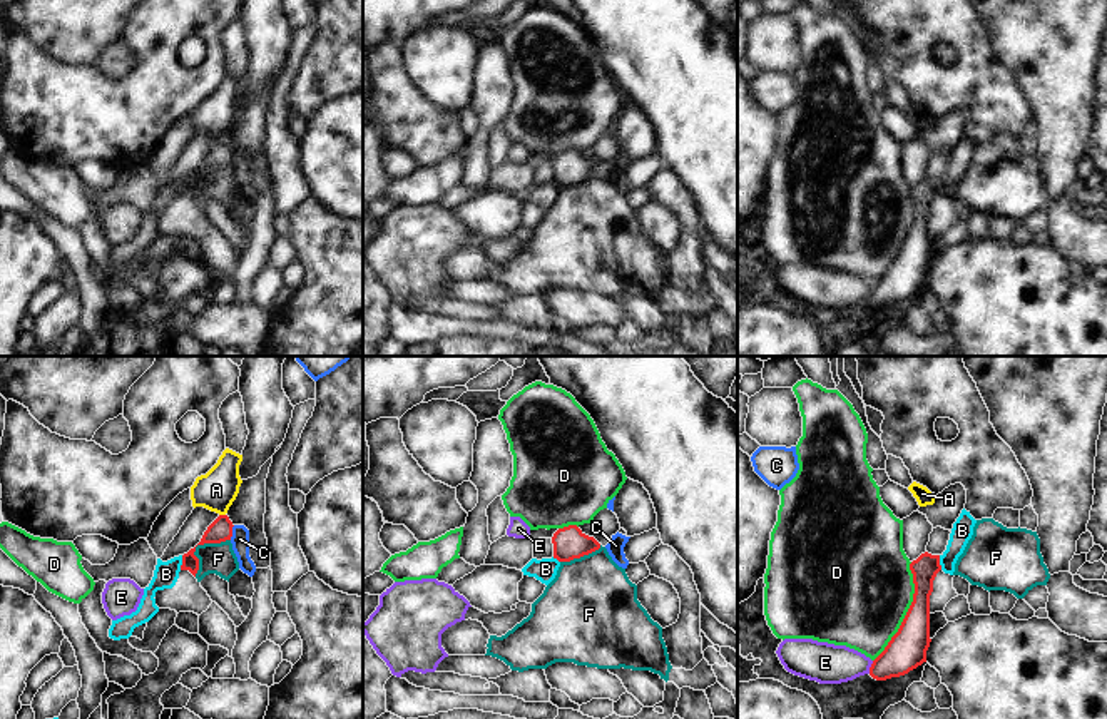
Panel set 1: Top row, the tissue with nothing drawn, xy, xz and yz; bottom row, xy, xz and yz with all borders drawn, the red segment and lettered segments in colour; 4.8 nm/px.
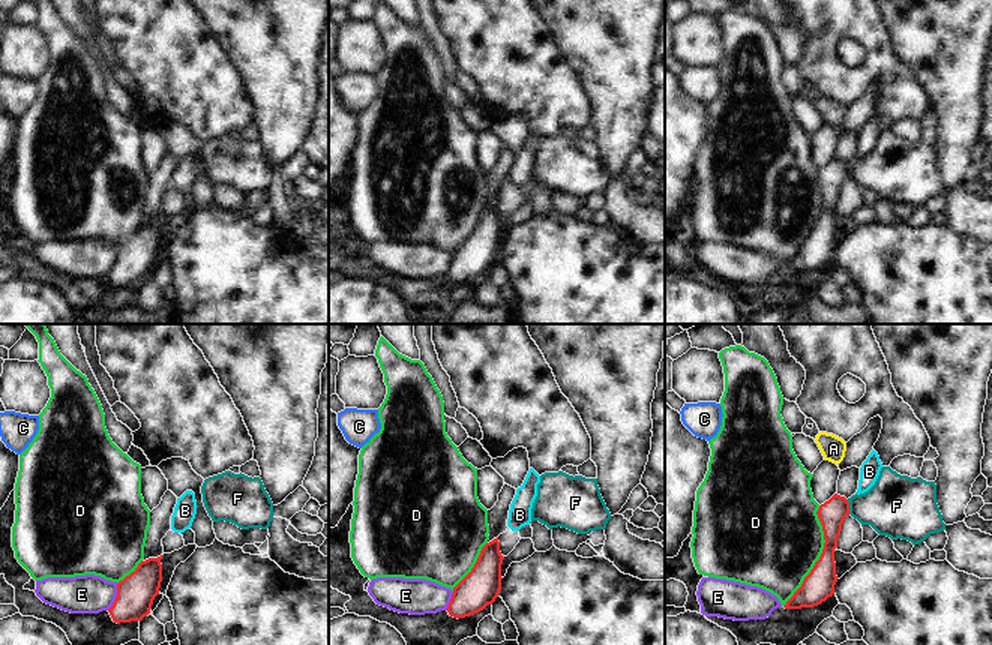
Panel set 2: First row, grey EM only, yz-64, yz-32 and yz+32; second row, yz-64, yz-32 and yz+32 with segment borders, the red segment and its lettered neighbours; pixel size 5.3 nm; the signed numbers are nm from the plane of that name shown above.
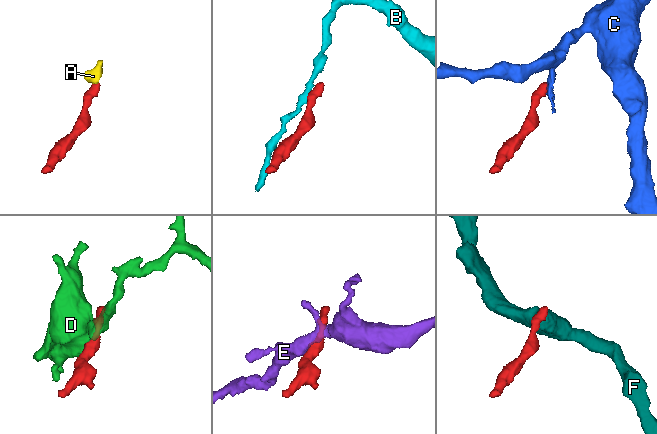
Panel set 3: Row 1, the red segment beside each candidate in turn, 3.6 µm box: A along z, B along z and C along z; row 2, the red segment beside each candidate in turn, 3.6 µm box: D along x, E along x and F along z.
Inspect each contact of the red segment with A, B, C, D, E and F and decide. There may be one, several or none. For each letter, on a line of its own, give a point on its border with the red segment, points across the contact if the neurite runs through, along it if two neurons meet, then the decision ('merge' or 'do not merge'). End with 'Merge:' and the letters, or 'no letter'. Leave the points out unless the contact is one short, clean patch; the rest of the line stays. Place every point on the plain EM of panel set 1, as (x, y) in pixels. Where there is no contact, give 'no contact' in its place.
A: contact xy (223, 141); way xy (219, 156), (223, 141), (216, 116); merge
B: contact xy (183, 188); border xy (183, 181), (179, 194); do not merge
C: contact xy (231, 158); border xy (234, 151), (229, 164); do not merge
D: contact yz (907, 238); do not merge
E: contact yz (870, 293); border yz (873, 286), (868, 298); do not merge
F: contact xy (198, 169); border xy (229, 164), (204, 168), (196, 173), (198, 198), (194, 201); do not merge
Merge: A

